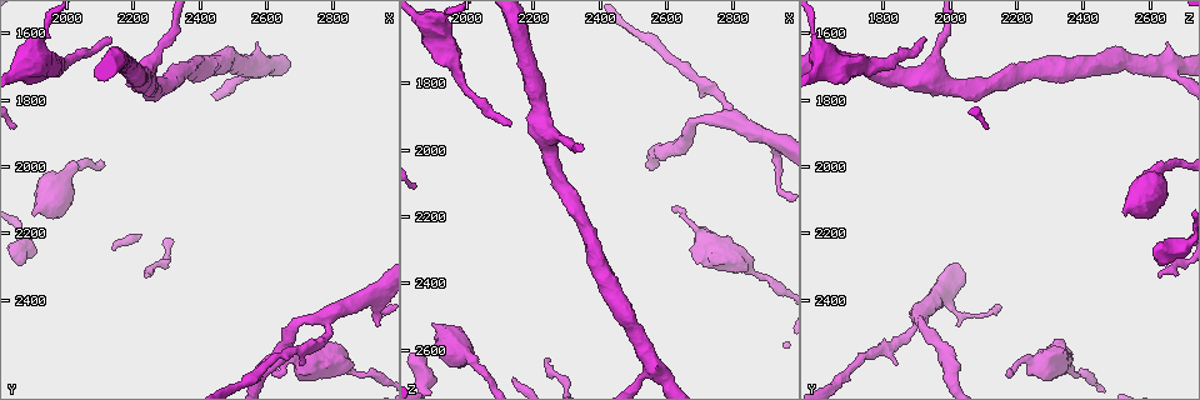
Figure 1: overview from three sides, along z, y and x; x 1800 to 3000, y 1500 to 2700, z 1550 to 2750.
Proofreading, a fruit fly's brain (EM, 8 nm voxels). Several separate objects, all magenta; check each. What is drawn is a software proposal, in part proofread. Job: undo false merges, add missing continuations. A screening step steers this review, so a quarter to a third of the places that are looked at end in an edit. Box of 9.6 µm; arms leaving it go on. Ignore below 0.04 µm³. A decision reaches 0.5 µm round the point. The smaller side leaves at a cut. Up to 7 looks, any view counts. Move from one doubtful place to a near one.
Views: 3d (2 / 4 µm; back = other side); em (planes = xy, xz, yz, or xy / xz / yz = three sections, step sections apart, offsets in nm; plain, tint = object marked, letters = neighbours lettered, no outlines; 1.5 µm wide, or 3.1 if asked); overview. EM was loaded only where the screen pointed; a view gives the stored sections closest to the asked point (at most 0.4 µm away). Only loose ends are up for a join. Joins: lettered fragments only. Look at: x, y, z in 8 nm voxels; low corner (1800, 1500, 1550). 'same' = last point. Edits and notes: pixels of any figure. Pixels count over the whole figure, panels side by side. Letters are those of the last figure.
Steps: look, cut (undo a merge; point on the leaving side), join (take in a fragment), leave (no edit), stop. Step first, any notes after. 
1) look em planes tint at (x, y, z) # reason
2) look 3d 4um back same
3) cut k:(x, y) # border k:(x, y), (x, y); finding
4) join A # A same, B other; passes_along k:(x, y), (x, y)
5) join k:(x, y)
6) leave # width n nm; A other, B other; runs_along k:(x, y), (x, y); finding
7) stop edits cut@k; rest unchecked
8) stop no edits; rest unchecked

look em planes letters at (2140, 1610, 1930) # end of a long branch

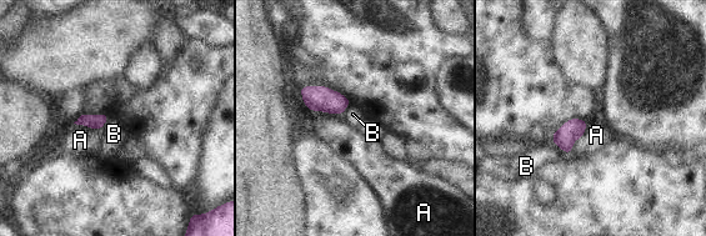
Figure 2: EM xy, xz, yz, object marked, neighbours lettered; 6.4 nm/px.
join A # A same, B other; passes_along 2:(574, 129), (579, 137), (596, 135); the cell continues

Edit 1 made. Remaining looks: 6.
look 3d 4um back at (2020, 2000, 2630) # thick turns thin

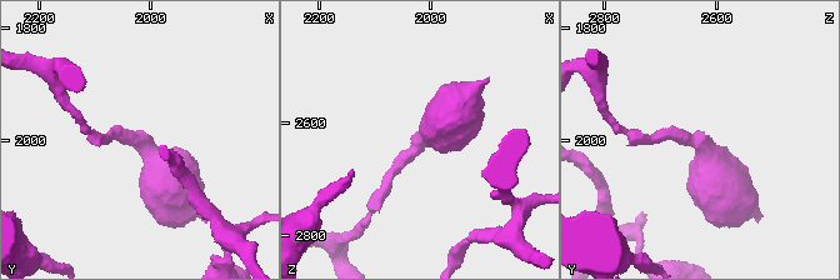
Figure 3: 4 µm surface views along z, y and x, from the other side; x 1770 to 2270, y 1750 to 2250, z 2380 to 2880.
look em xy step 8 plain at (2020, 2000, 2635) # shape alone is not enough

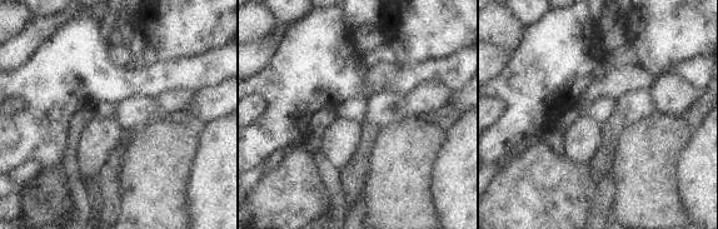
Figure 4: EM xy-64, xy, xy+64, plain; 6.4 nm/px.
look em xy step 8 letters same

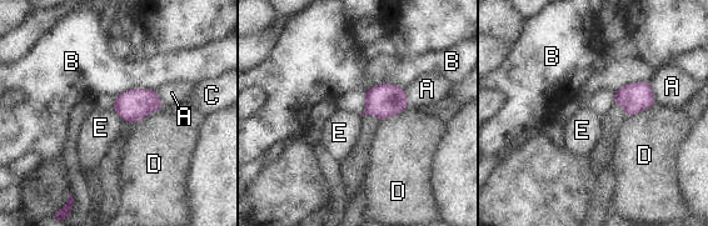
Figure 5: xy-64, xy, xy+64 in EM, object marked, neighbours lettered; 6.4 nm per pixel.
leave # A other, B other, C other, D other, E other; border 5:(111, 109), (121, 120); all the same cell

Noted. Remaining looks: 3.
look em xz step 4 tint at (2780, 2450, 1900) # branch point

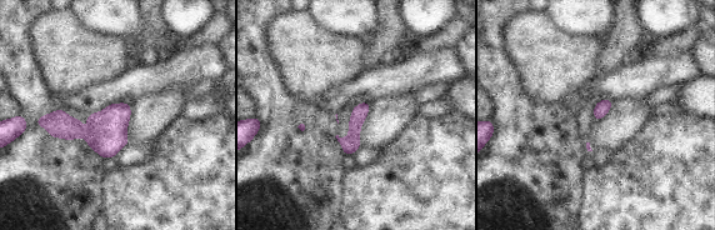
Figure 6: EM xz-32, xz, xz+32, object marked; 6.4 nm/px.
look em planes letters same # another direction

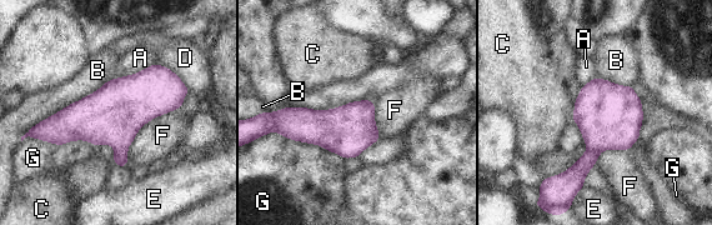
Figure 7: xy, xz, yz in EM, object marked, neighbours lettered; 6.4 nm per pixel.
leave # A other, B other, C other, D other, E other, F other, G other; border 7:(582, 86), (575, 101), (571, 119); all the same cell

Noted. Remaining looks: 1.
stop edits join@2; rest unchecked

